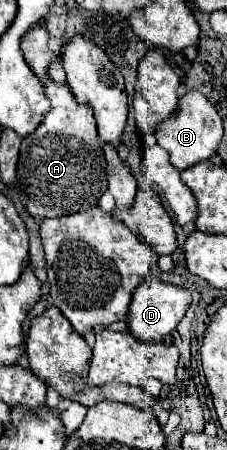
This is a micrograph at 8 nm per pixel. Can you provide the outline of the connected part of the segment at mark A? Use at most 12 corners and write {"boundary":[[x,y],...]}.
{"boundary":[[46,79],[24,137],[16,185],[40,221],[108,189],[90,107]]}

